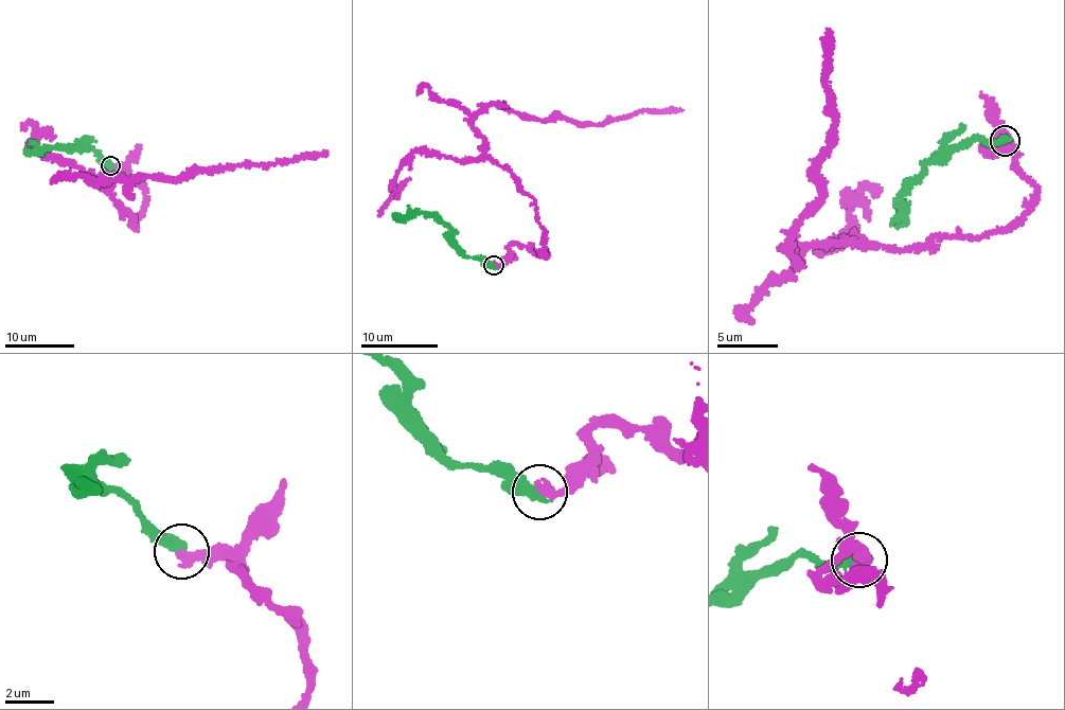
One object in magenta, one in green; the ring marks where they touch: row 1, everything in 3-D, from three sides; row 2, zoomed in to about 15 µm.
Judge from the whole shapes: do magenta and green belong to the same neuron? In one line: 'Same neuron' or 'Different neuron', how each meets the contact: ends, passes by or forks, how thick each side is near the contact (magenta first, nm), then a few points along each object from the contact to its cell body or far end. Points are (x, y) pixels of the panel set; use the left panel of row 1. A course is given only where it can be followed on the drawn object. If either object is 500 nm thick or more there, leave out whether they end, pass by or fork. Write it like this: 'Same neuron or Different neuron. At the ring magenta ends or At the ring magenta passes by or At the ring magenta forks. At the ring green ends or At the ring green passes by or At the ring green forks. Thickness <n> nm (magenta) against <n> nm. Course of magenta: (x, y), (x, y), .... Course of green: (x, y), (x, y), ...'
Different neuron. Thickness 400 nm (magenta) against 500 nm. Course of magenta: (110, 166), (143, 190), (135, 226), (105, 175), (177, 180), (195, 171), (327, 154). Course of green: (110, 166), (101, 162), (89, 147), (47, 145), (39, 152), (23, 152)

